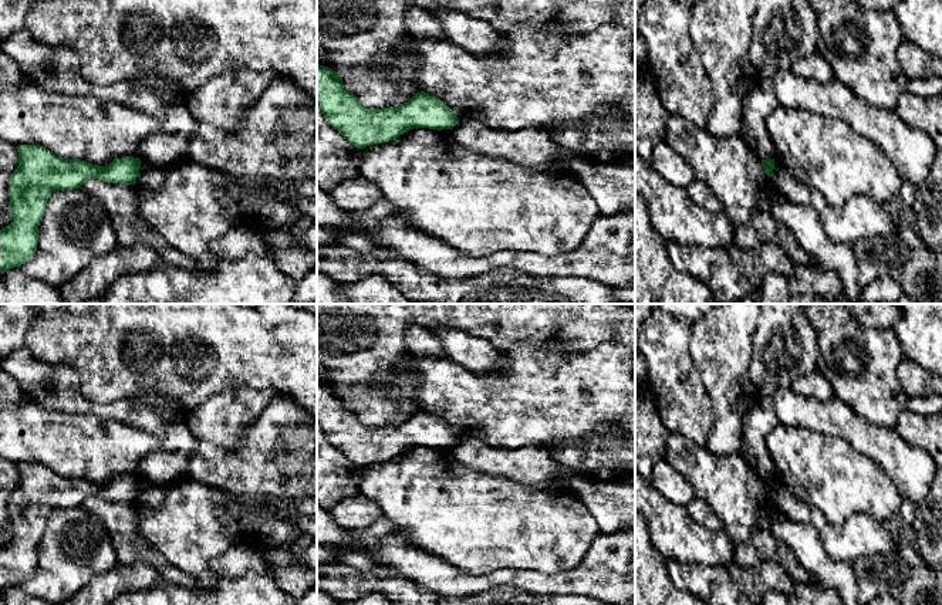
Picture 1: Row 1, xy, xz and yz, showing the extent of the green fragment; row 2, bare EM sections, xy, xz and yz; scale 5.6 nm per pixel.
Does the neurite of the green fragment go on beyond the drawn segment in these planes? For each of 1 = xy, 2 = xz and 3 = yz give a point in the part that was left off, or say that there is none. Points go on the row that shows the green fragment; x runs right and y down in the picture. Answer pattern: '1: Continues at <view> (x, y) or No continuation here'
1: No continuation here
2: No continuation here
3: No continuation here

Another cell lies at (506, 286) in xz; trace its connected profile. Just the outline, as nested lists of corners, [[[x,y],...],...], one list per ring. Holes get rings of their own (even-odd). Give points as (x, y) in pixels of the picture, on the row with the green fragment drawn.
[[[317,244],[317,273],[325,273],[338,283],[355,283],[372,274],[385,277],[405,298],[413,304],[618,304],[612,287],[581,277],[533,277],[513,268],[502,268],[470,278],[442,278],[419,266],[402,258],[396,251],[377,247],[367,253],[359,253],[344,244]]]

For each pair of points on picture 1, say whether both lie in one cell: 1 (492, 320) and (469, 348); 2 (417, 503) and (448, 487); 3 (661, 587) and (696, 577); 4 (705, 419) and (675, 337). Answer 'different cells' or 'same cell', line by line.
1: different cells
2: same cell
3: different cells
4: same cell

